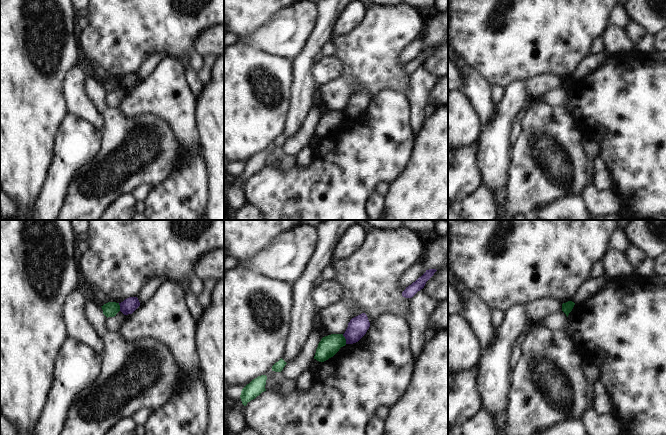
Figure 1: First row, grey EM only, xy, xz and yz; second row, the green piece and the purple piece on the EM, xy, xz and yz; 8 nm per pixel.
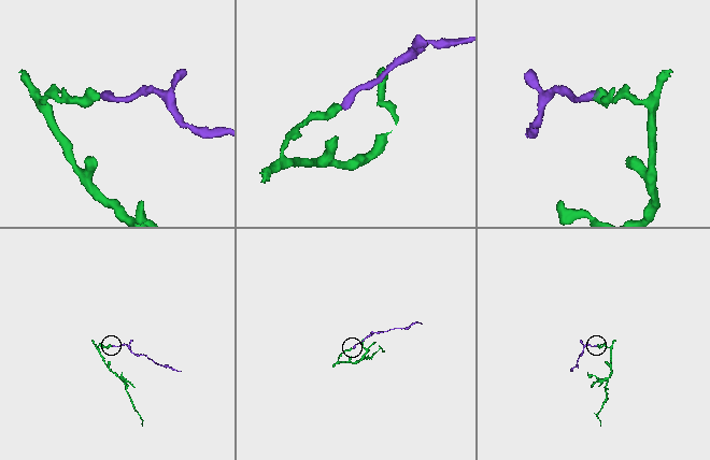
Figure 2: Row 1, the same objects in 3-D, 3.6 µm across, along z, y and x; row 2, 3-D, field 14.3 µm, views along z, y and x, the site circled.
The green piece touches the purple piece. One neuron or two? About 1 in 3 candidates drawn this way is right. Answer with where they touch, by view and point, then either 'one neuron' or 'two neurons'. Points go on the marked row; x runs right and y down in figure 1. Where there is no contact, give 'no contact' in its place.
contact xz (345, 339); two neurons

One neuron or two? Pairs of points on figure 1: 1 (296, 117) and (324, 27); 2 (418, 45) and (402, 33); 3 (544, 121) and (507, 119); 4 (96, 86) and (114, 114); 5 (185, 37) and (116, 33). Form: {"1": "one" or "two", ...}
{"1": "one", "2": "two", "3": "two", "4": "one", "5": "one"}

